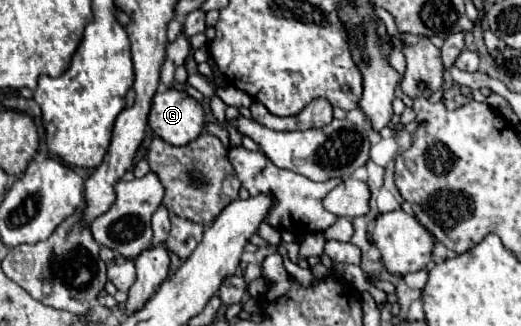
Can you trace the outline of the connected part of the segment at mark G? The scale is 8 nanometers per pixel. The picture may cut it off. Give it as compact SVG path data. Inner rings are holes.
M157 91L149 111L149 127L169 145L187 145L203 131L203 107L183 91Z

